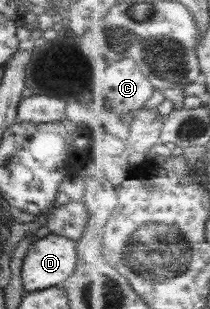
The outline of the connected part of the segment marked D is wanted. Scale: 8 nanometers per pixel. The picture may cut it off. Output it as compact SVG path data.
M49 233L33 241L20 268L24 292L59 287L74 271L76 262L75 243L68 238Z

